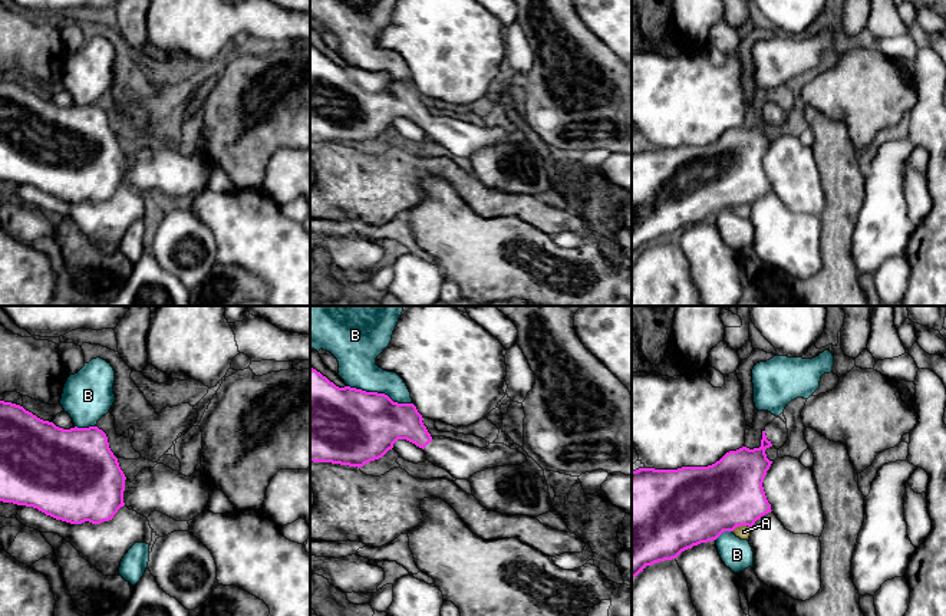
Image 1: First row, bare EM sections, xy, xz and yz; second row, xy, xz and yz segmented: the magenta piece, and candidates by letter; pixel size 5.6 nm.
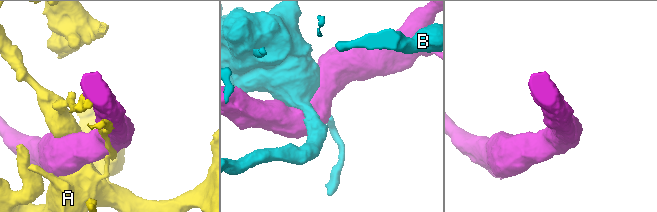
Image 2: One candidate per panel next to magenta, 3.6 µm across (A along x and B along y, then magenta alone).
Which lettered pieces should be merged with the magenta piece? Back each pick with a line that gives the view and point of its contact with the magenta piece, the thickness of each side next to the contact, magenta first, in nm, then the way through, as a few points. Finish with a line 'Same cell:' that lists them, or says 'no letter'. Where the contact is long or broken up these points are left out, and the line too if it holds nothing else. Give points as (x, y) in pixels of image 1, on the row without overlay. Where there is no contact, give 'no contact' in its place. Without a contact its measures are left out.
Same cell: no letter

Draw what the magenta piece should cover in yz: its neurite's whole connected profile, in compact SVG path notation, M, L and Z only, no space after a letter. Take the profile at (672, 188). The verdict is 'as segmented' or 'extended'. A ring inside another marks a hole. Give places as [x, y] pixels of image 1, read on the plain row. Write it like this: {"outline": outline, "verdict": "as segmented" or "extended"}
{"outline": "M775 96L762 109L761 125L726 131L708 145L678 148L639 146L632 149L632 257L646 244L676 237L682 230L716 218L723 210L752 205L771 191L762 161L772 139L765 128L779 128L788 118L787 102Z", "verdict": "extended"}

